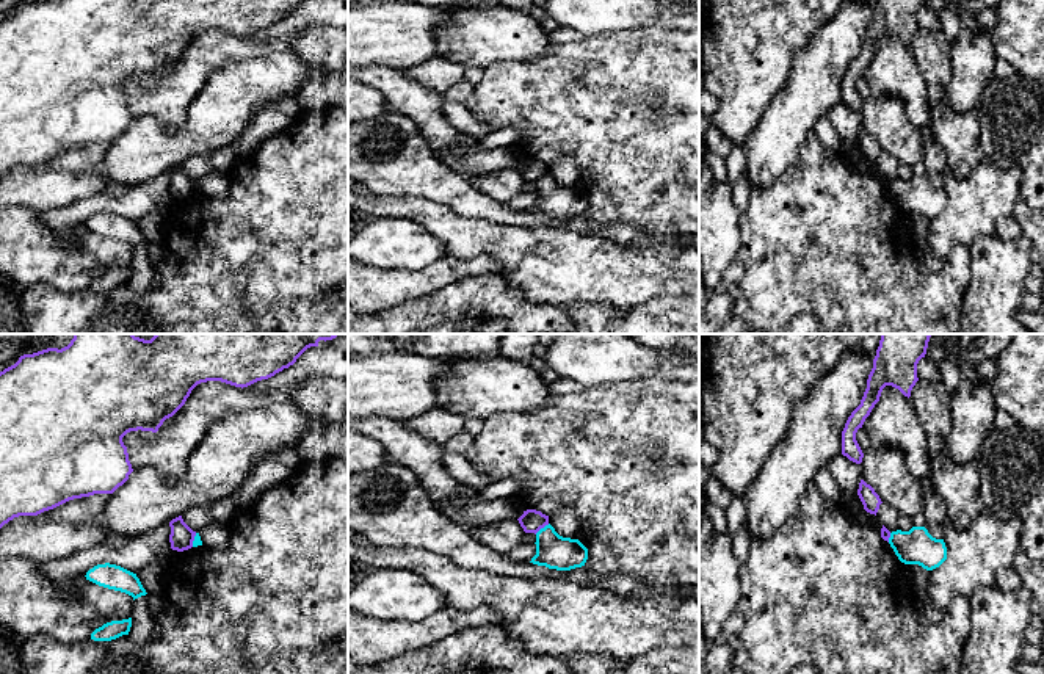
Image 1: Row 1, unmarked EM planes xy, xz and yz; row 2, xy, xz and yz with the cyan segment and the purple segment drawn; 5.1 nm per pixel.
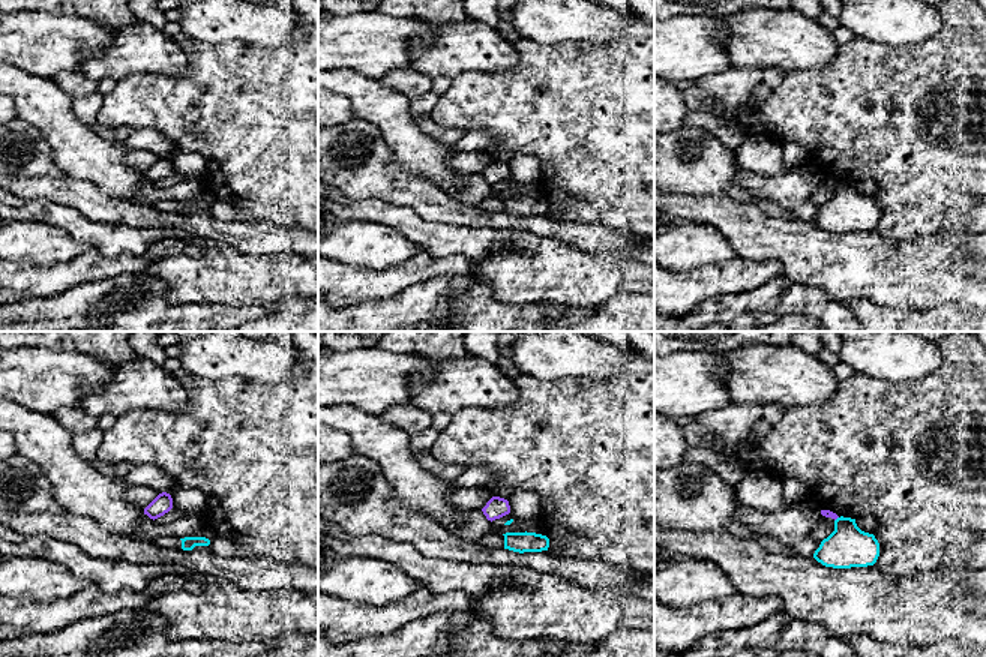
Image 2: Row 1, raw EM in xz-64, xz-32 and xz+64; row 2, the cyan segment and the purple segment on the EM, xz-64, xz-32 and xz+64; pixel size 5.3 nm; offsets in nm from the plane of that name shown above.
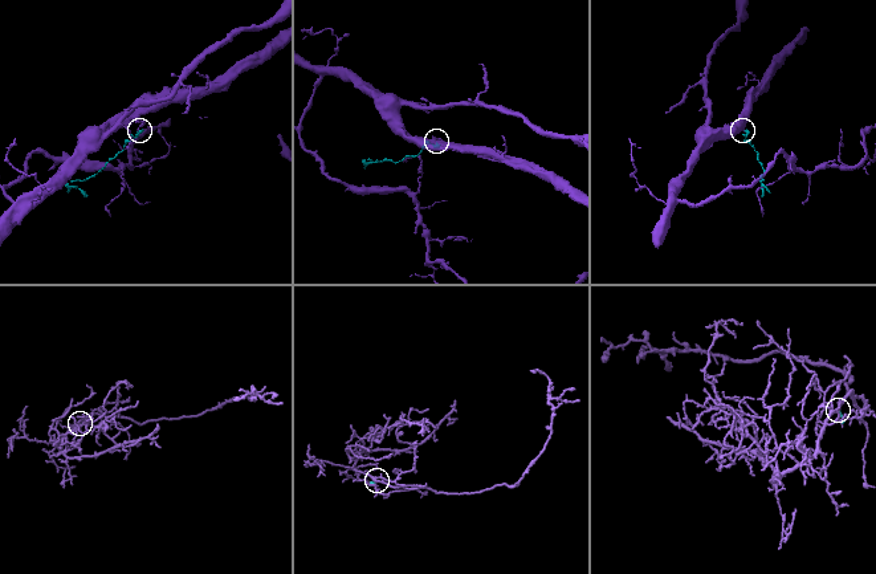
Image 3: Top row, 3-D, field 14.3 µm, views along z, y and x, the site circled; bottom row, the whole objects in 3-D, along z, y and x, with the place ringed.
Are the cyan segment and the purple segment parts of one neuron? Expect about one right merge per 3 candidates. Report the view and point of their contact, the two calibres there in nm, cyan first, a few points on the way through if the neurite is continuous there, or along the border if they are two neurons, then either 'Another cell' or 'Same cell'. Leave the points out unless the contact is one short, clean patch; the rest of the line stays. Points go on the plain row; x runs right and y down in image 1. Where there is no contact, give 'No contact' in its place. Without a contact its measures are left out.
Touches cyan at xz (541, 177). Thickness 180 nm (cyan) against 120 nm. Boundary: xz (549, 173), (535, 182). Another cell

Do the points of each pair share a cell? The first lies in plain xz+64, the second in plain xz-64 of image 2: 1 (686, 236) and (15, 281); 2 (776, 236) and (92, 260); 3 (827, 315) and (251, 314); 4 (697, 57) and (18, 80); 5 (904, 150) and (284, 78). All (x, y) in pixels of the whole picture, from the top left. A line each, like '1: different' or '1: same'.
1: different
2: different
3: same
4: different
5: same

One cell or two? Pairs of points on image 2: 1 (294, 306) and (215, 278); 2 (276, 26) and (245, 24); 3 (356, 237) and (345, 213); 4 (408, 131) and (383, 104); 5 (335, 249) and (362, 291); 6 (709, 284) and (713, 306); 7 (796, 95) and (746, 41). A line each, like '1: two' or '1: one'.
1: two
2: one
3: two
4: one
5: two
6: two
7: two

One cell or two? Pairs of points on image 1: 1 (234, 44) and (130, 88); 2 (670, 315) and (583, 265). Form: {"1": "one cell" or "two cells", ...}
{"1": "one cell", "2": "two cells"}

